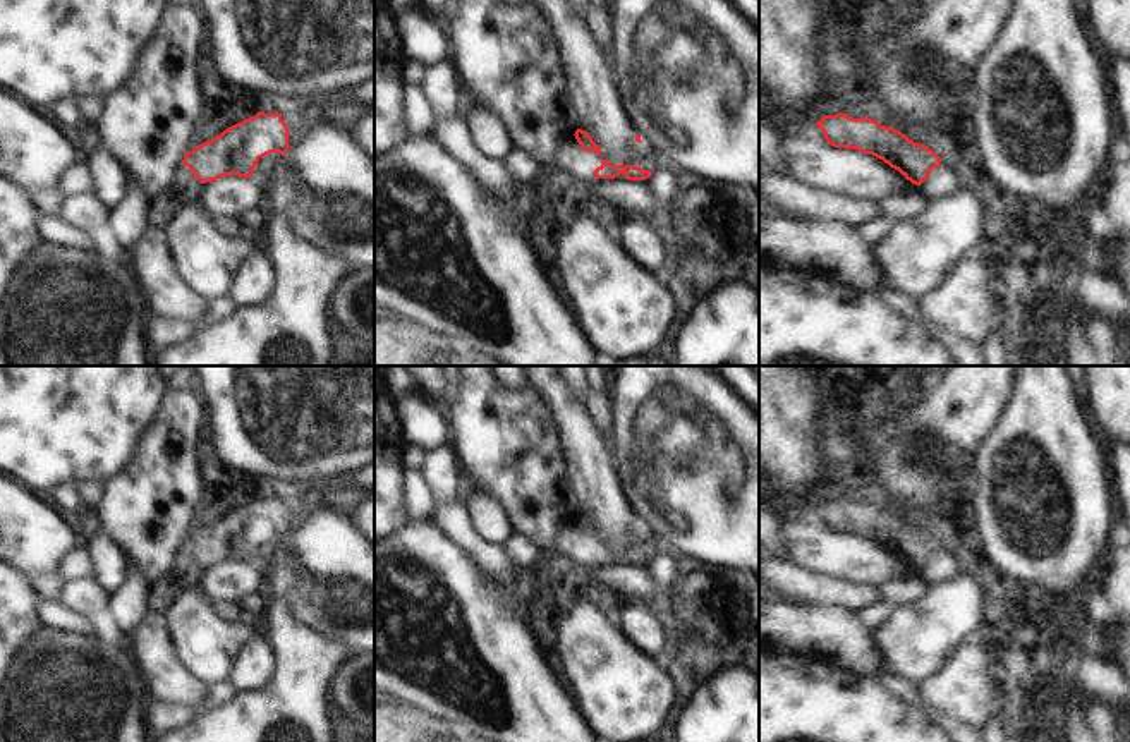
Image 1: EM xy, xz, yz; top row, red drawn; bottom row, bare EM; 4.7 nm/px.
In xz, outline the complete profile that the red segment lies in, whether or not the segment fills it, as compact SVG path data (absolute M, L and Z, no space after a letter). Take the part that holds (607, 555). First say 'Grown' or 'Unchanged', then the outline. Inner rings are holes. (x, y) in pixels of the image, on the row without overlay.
Grown. M577 514L575 519L562 520L555 532L553 550L560 565L577 563L591 569L601 563L615 563L620 558L627 565L646 565L653 560L651 555L642 555L634 550L611 550L599 543L601 532L592 526L589 517Z

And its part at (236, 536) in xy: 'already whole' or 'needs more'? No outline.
needs more

